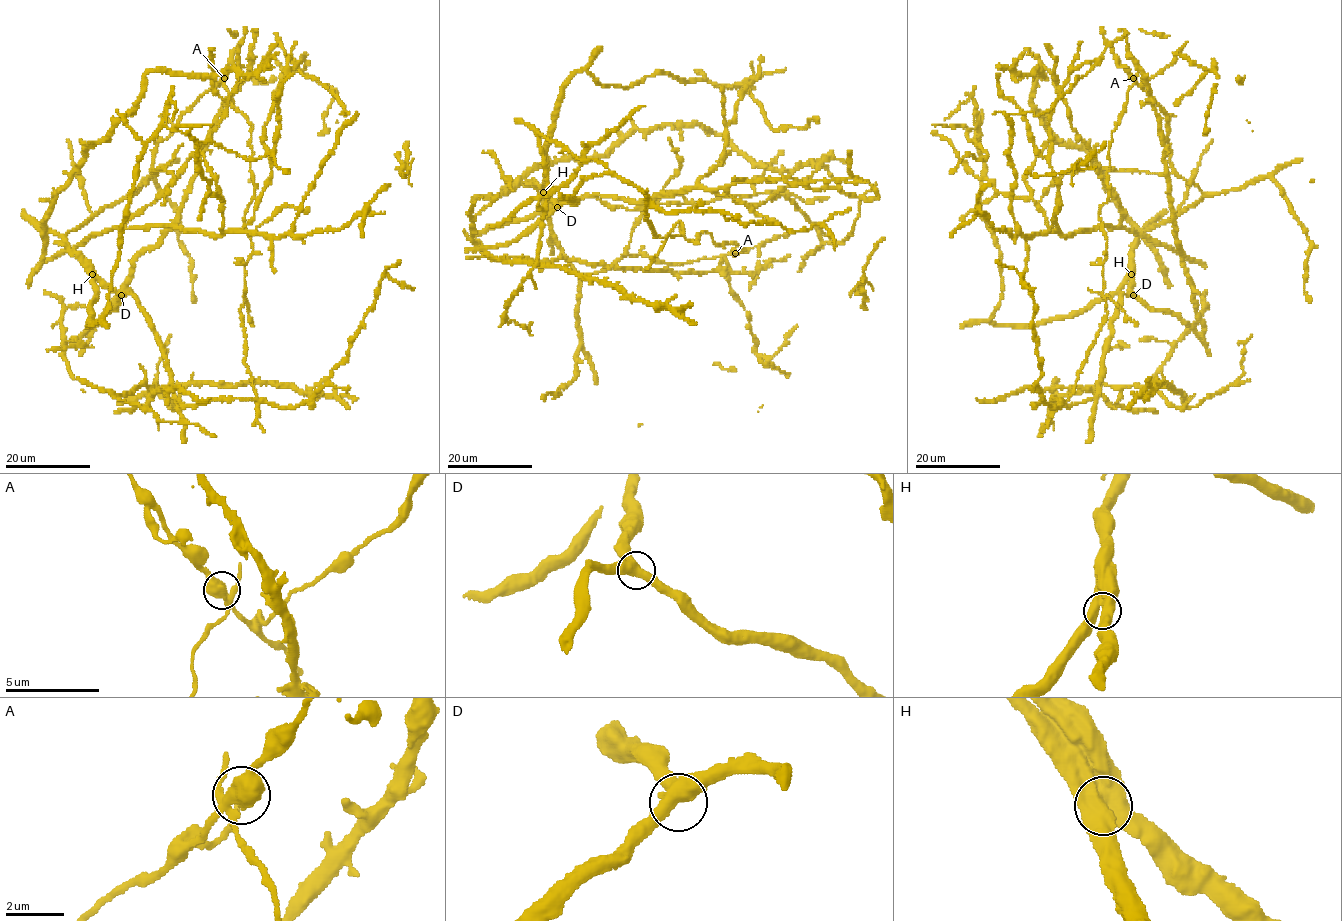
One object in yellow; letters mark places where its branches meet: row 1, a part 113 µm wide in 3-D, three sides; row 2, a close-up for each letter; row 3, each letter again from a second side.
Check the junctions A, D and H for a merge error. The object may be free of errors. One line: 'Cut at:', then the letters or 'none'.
Cut at: A

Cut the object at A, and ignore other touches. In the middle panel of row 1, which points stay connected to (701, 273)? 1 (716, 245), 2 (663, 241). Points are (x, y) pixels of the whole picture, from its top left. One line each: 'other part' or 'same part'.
1: other part
2: other part

